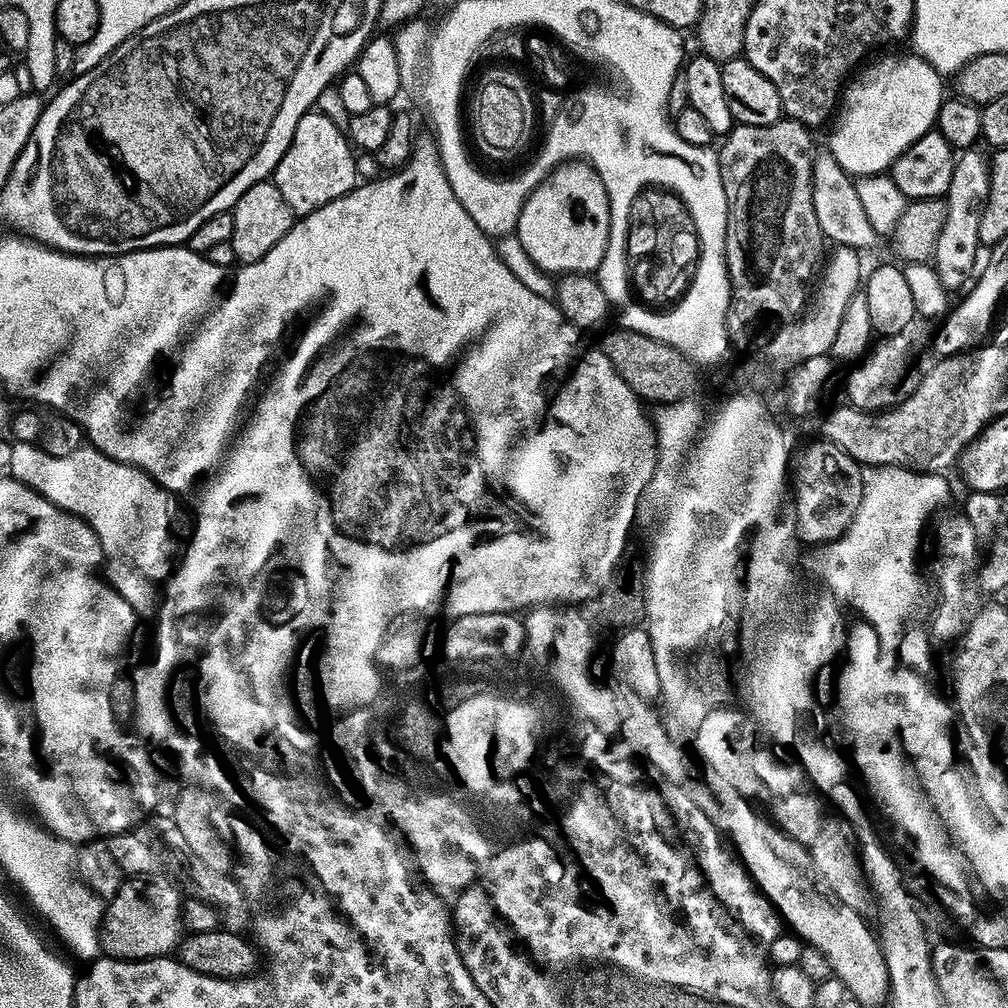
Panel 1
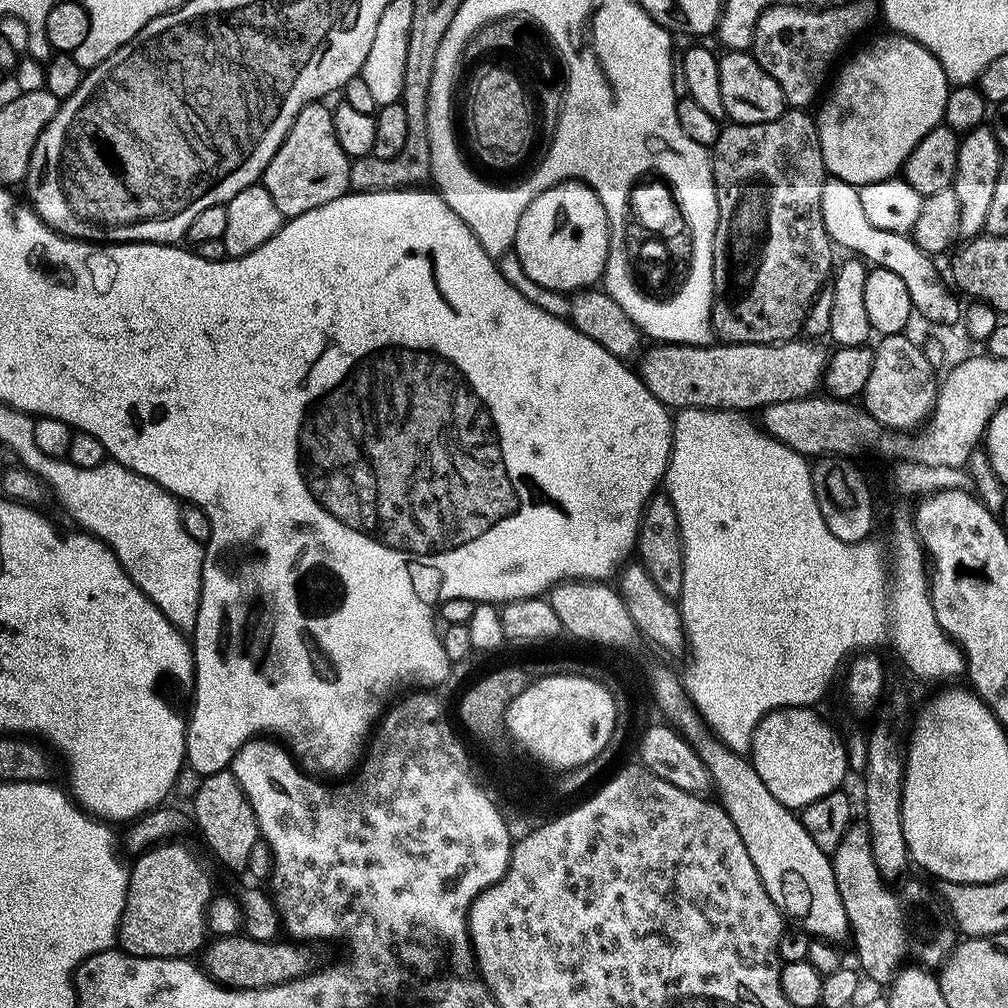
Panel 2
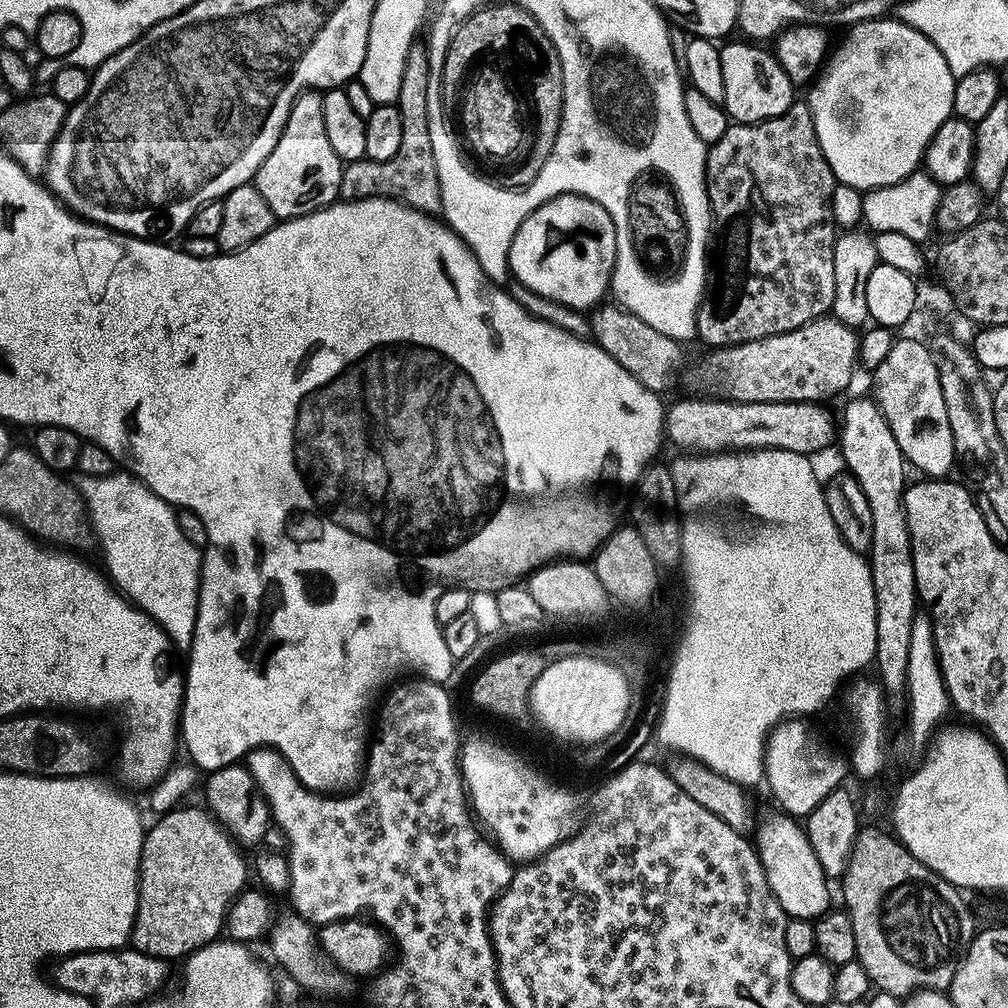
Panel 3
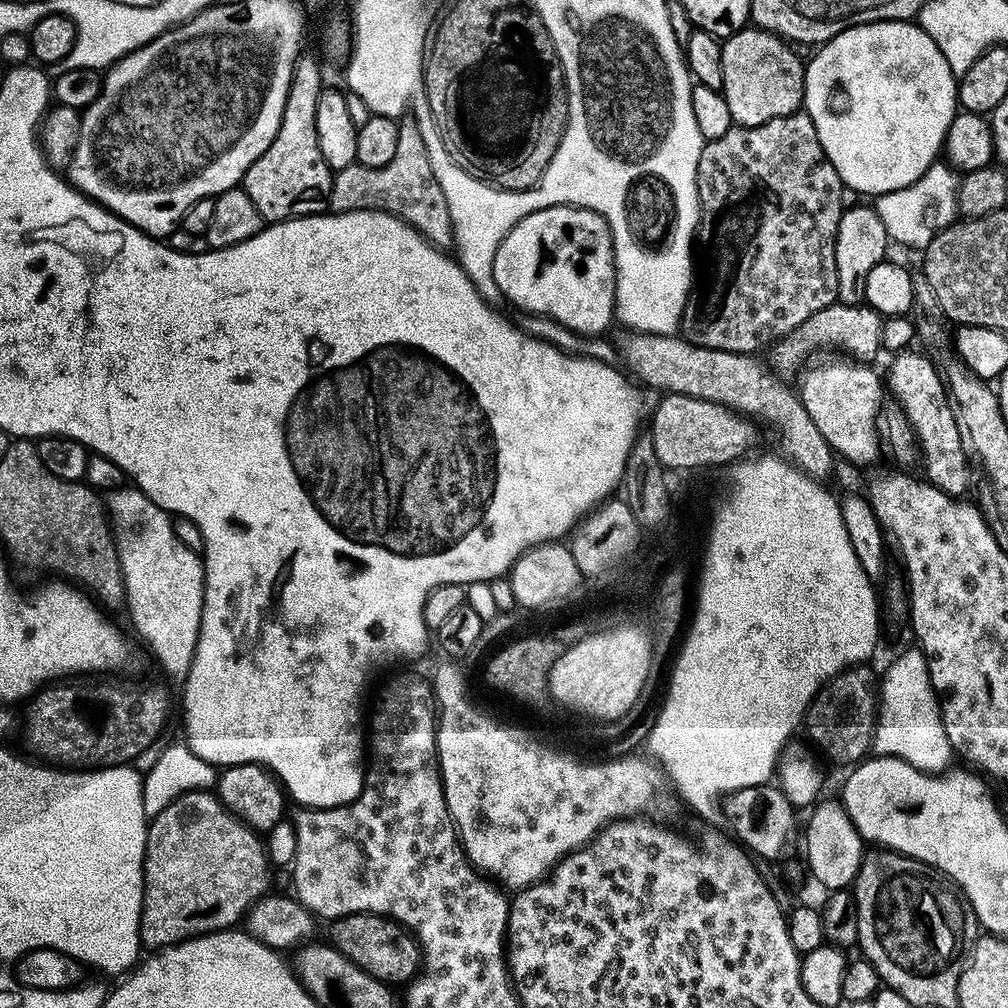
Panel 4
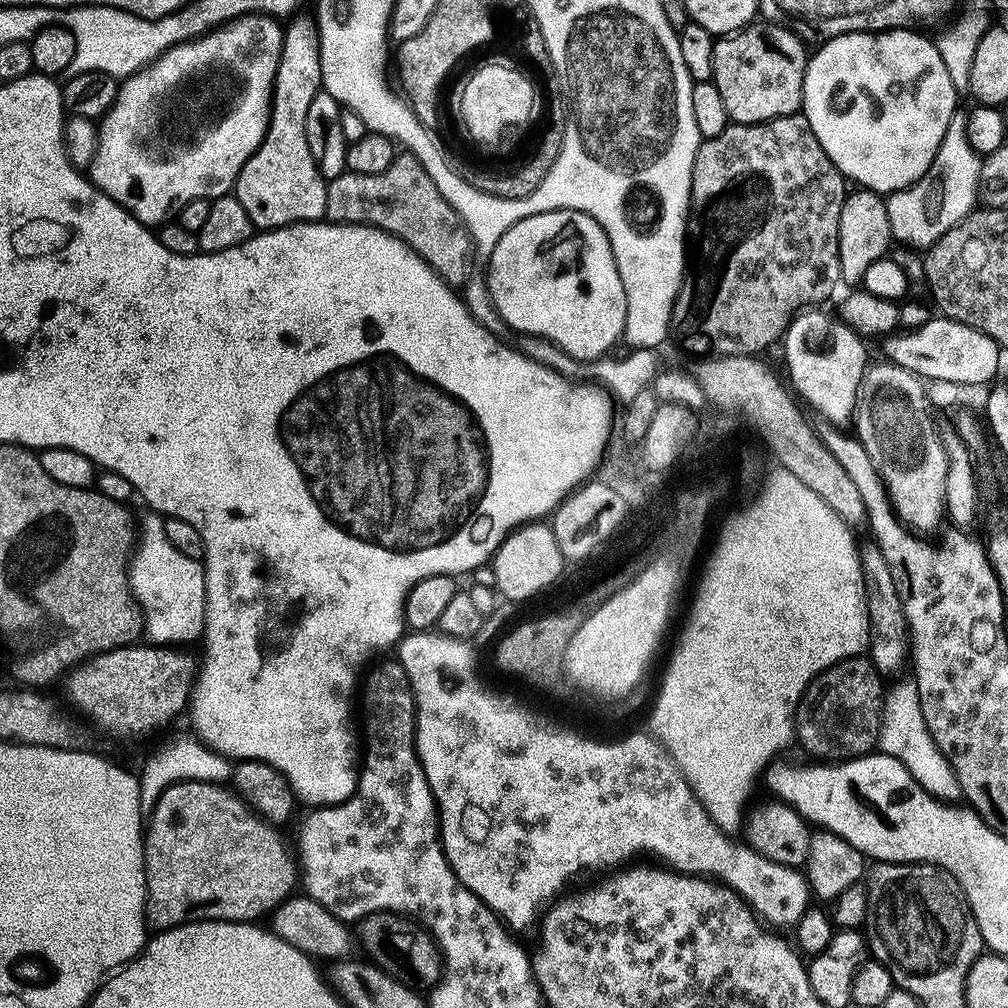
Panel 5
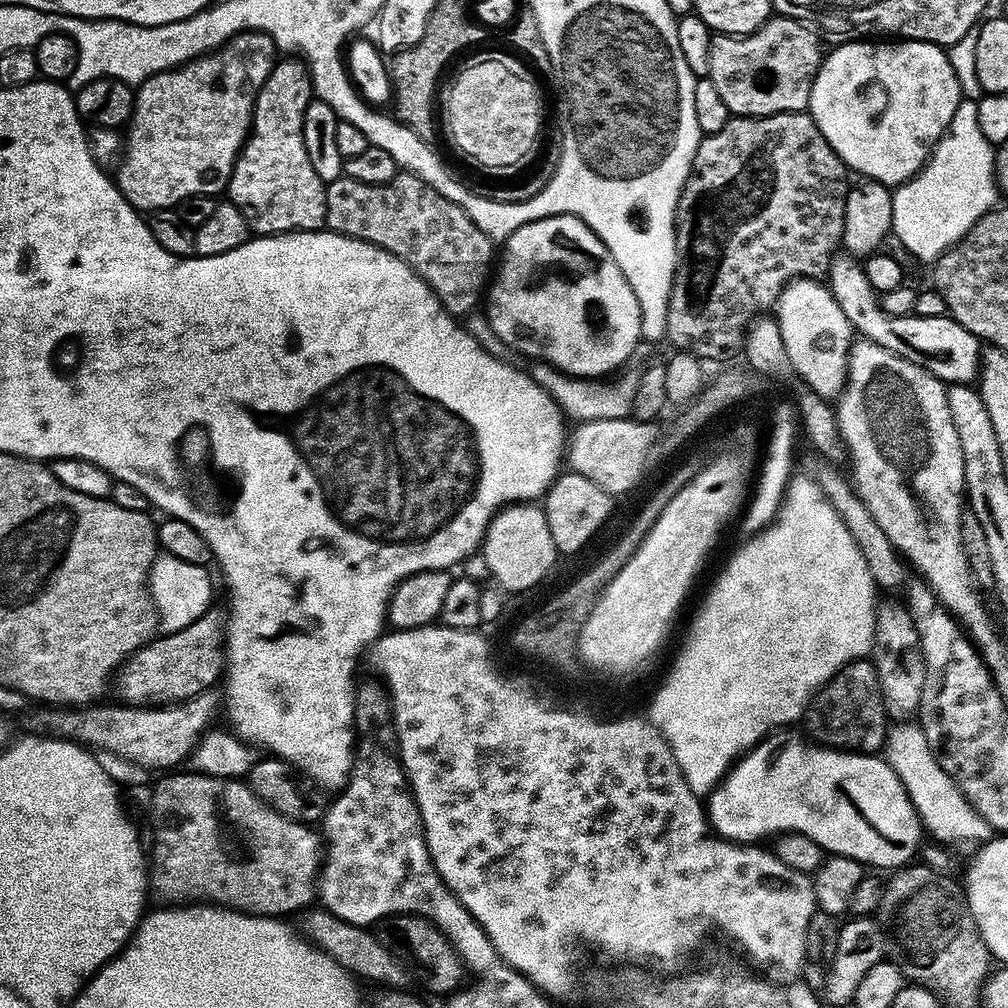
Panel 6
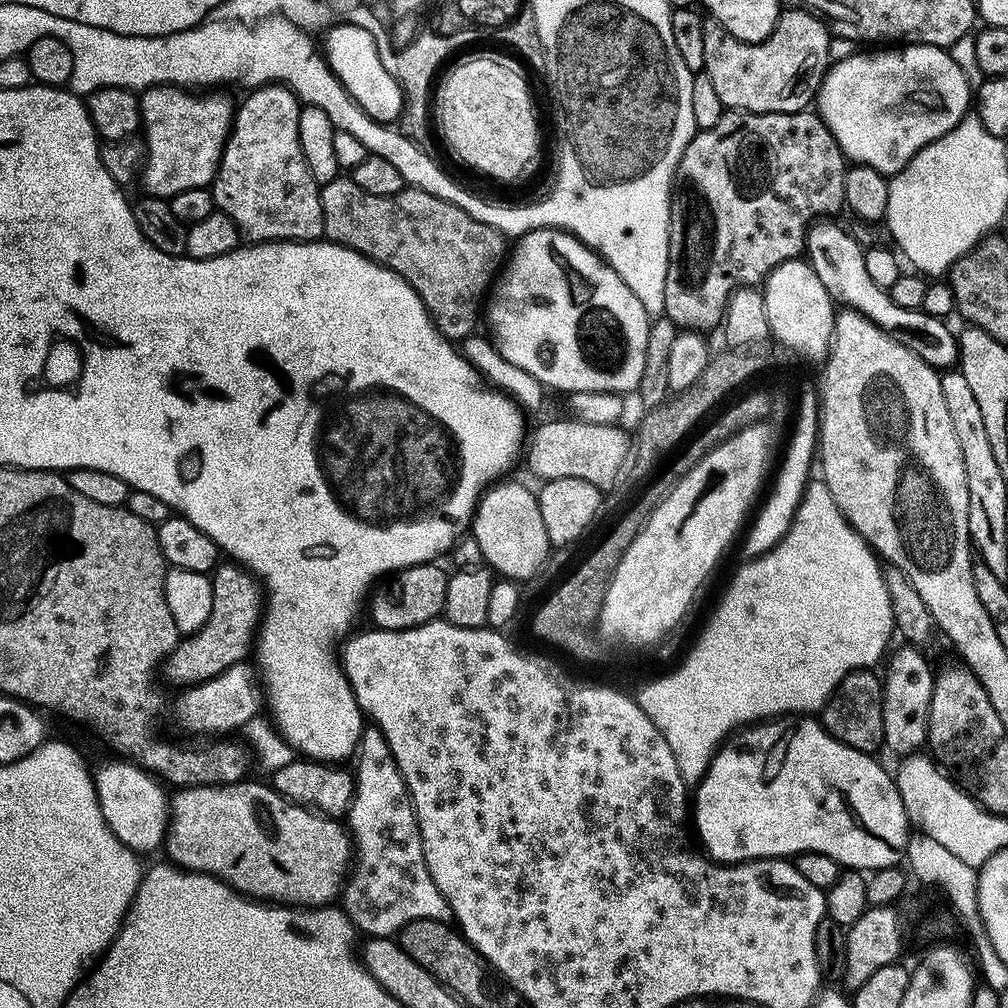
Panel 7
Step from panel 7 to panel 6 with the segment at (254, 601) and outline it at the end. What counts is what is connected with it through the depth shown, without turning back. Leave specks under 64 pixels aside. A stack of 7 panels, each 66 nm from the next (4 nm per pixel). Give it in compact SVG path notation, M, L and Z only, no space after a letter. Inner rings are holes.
M209 610L194 626L161 635L121 669L121 698L131 707L169 707L211 691L226 672L226 616Z

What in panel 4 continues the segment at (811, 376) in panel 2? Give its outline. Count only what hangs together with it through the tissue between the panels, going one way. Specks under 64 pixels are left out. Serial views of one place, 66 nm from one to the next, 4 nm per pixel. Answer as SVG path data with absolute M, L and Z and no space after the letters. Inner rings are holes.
M835 303L832 307L814 314L810 322L798 326L794 334L775 345L776 368L775 375L780 378L789 378L808 360L811 352L820 352L823 348L841 348L849 352L851 359L856 362L872 362L879 352L882 352L884 343L884 320L880 313L867 306L853 306L850 304Z

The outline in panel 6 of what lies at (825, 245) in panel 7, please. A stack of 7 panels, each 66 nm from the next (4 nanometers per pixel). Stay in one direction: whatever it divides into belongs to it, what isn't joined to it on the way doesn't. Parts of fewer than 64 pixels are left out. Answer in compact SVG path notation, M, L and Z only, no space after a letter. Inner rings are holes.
M837 255L828 275L828 286L853 329L859 335L861 333L867 343L882 346L884 350L914 362L947 385L971 385L977 381L982 366L981 341L949 316L922 318L915 314L886 315L863 267L854 264L857 263L853 257Z

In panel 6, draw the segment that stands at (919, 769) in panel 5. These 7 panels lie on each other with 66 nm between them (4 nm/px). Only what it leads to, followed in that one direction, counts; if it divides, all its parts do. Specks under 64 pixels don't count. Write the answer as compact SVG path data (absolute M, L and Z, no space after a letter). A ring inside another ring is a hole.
M910 722L895 725L889 731L884 756L898 774L897 781L906 786L927 833L933 835L935 841L946 846L980 846L993 837L989 824L974 810L954 780L942 770L936 755L930 750L923 728L919 725Z

